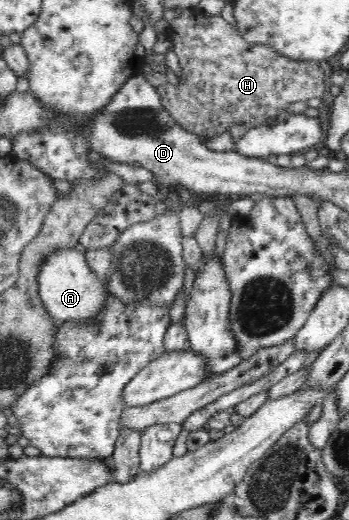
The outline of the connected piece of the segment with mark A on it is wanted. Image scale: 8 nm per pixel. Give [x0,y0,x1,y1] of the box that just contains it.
[38,248,104,322]

